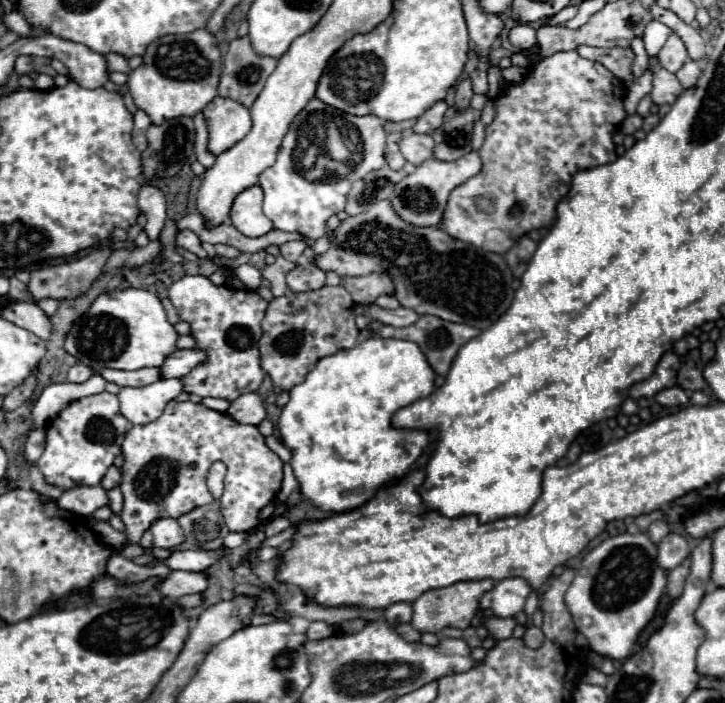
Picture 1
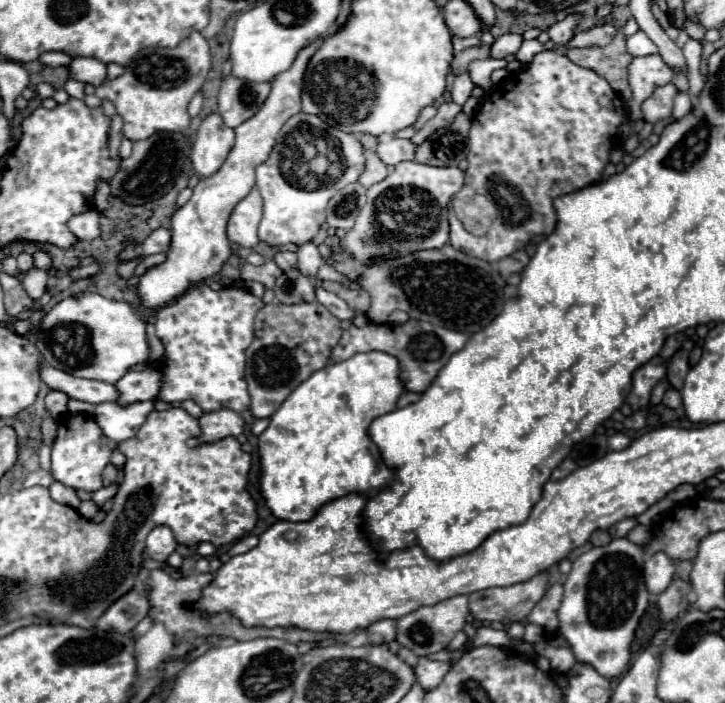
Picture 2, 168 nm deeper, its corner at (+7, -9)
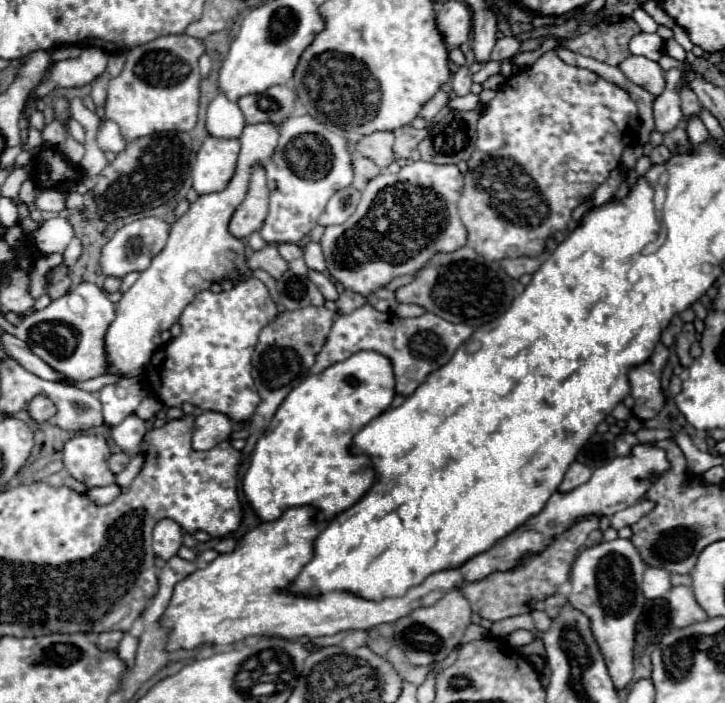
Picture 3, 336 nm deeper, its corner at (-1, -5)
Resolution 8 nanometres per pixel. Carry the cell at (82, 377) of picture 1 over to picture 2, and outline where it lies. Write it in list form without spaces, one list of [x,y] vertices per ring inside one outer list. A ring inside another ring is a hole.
[[[60,390],[48,392],[48,396],[46,396],[46,408],[50,410],[50,414],[52,414],[54,418],[64,416],[64,414],[68,412],[66,406],[68,406],[68,394],[64,394],[64,392],[60,392]]]

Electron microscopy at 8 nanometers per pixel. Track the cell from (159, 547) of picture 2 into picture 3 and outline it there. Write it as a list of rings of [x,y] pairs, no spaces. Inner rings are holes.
[[[160,520],[154,526],[154,552],[156,556],[170,560],[182,546],[182,528],[174,520]]]

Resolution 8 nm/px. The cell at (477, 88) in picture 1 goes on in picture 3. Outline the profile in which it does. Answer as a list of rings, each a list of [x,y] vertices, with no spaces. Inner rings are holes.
[[[460,66],[460,70],[452,76],[452,86],[454,86],[456,96],[466,96],[470,92],[472,74],[470,74],[470,70],[466,66]]]

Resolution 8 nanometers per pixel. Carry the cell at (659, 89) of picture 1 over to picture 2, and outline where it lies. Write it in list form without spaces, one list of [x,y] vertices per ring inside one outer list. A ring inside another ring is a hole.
[[[666,84],[666,86],[658,86],[650,98],[644,100],[642,104],[642,114],[646,122],[658,122],[664,118],[670,118],[672,114],[672,102],[676,96],[676,86],[674,84]]]

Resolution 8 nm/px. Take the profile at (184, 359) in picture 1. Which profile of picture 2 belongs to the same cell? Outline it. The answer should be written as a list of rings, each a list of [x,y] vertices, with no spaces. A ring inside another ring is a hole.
[[[148,366],[144,370],[130,370],[122,380],[116,382],[118,390],[122,390],[122,398],[118,402],[130,404],[140,400],[154,400],[164,384],[162,370]]]

